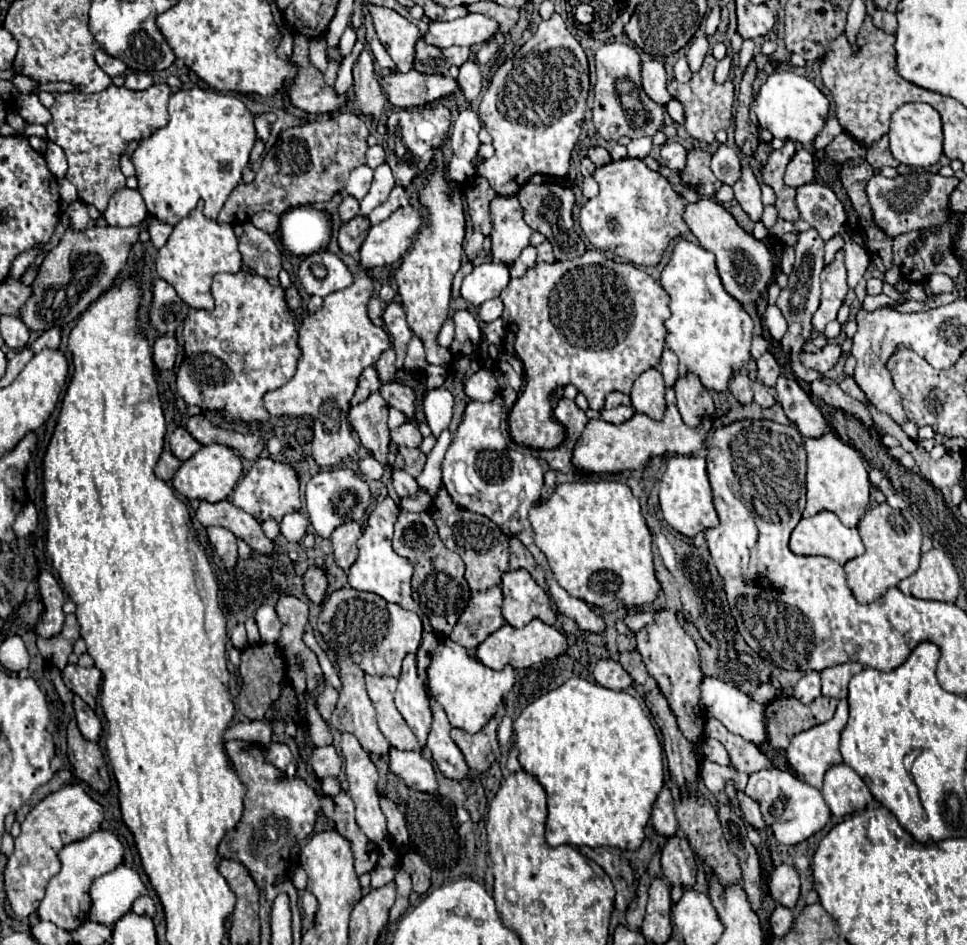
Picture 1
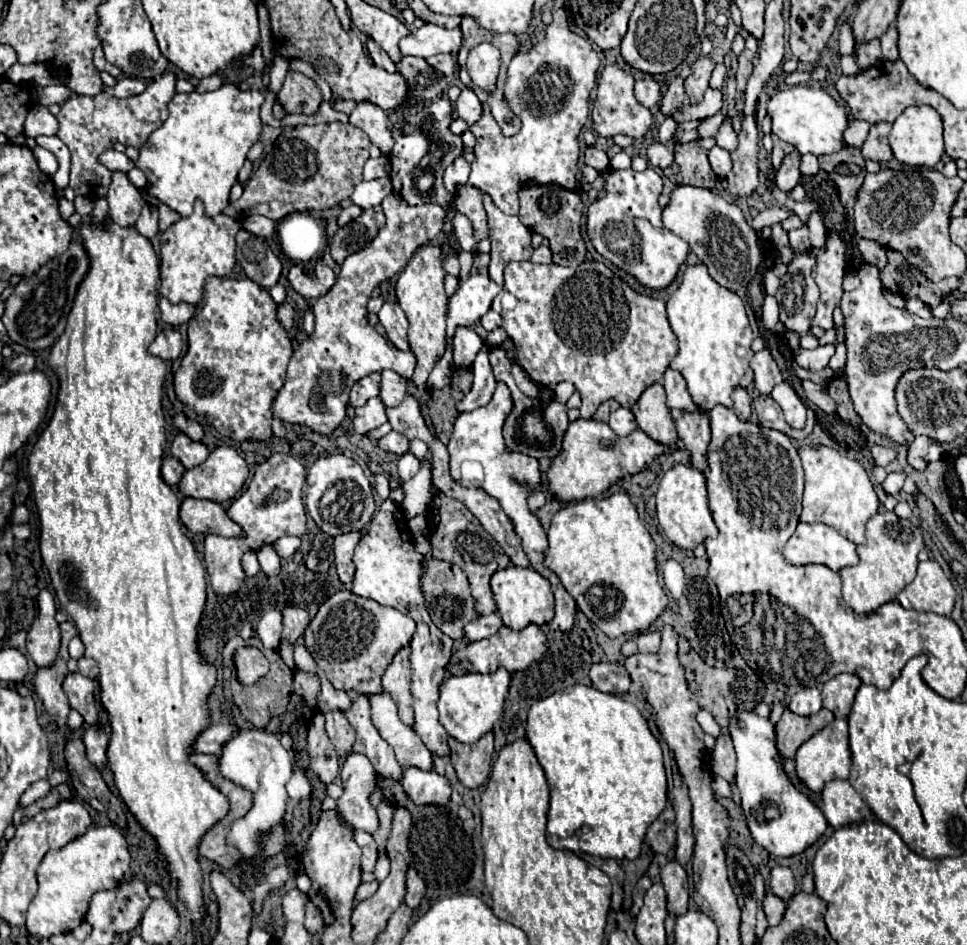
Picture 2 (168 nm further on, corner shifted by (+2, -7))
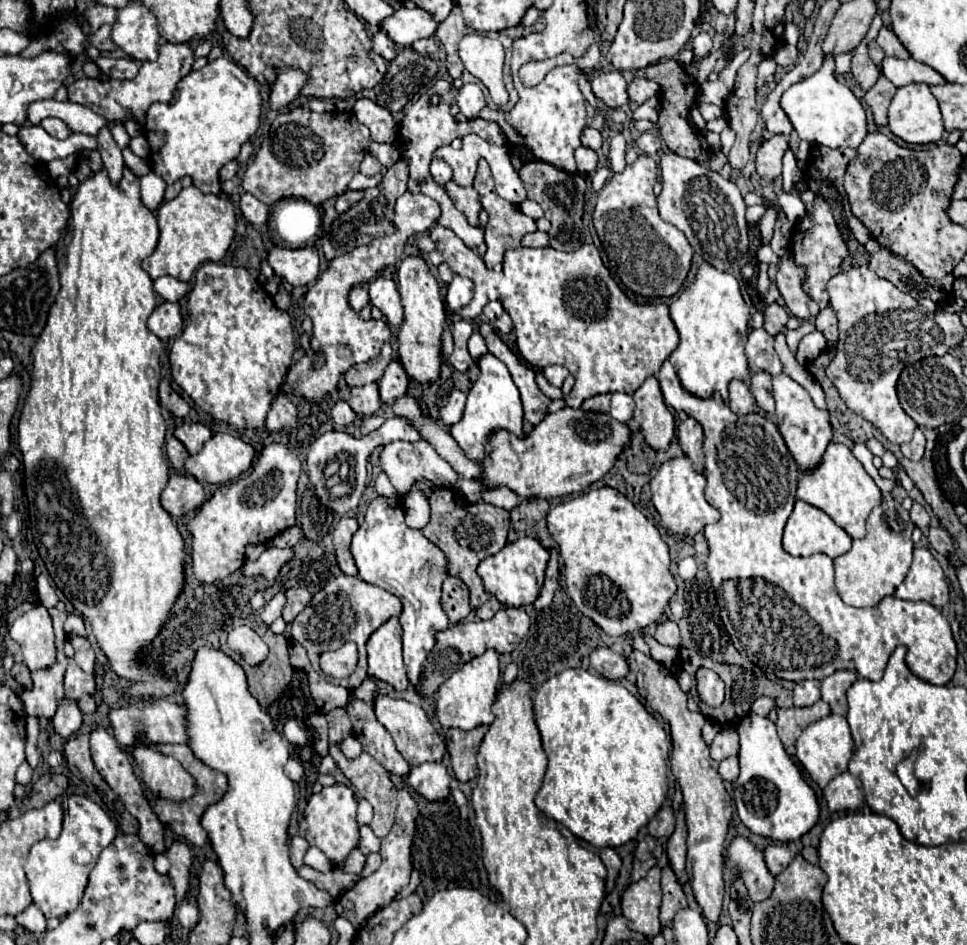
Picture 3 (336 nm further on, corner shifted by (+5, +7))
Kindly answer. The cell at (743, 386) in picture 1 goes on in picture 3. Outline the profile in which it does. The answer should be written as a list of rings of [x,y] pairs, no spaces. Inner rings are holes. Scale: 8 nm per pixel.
[[[741,380],[729,382],[729,406],[737,416],[749,414],[755,406],[755,398],[753,398],[749,386],[743,384]]]

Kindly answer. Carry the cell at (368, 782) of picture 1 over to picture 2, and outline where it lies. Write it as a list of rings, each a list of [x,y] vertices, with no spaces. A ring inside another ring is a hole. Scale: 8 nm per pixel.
[[[358,752],[346,756],[340,778],[344,782],[344,794],[336,800],[338,812],[352,828],[374,834],[378,820],[368,796],[376,786],[376,772],[370,760]]]

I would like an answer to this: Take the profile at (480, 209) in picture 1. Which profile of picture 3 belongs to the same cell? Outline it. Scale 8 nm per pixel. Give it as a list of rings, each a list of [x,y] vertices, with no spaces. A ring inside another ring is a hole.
[[[453,180],[445,184],[447,194],[451,196],[453,204],[457,206],[457,210],[461,210],[471,226],[479,224],[479,212],[481,212],[481,202],[479,202],[479,194],[473,186],[457,186]]]

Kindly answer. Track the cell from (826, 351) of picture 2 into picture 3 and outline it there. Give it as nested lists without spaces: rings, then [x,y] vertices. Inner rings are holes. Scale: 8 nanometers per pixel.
[[[815,330],[815,332],[801,338],[799,348],[795,352],[795,358],[797,358],[799,364],[807,364],[807,362],[819,358],[825,350],[827,350],[827,340],[825,340],[825,336],[821,332]]]

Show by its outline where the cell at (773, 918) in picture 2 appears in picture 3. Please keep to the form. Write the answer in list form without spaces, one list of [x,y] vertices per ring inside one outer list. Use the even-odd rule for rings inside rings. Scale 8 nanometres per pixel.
[[[733,838],[727,848],[727,862],[733,870],[741,868],[741,878],[749,888],[751,900],[761,902],[769,898],[775,886],[775,878],[763,862],[763,854],[745,838]]]

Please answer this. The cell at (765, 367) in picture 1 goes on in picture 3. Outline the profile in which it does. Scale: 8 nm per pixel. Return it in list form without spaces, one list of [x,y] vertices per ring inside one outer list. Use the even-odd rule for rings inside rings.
[[[753,330],[745,344],[745,356],[751,372],[769,372],[771,376],[781,374],[781,362],[773,348],[773,338],[763,330]]]

